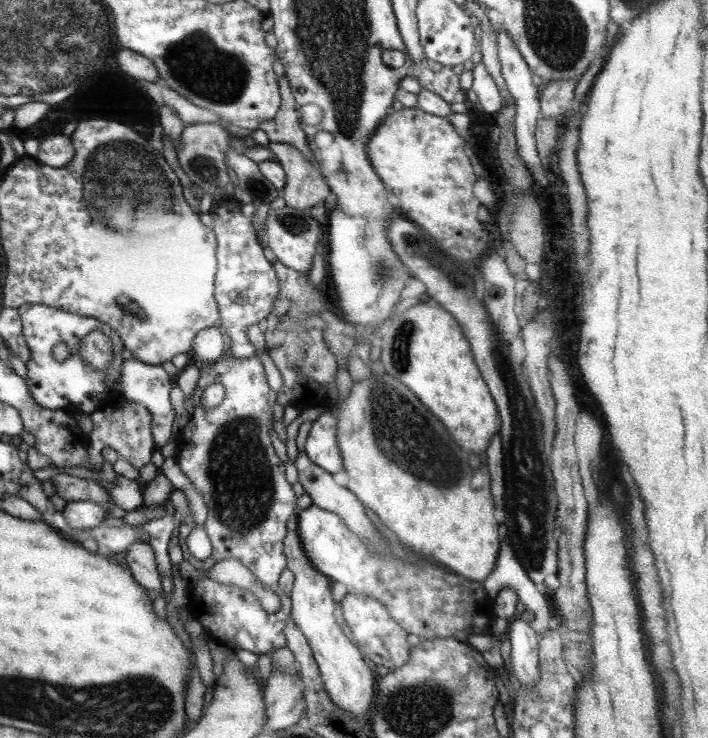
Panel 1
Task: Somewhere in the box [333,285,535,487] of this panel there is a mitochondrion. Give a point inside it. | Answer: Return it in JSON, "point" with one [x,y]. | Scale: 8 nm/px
{"point":[402,342]}

